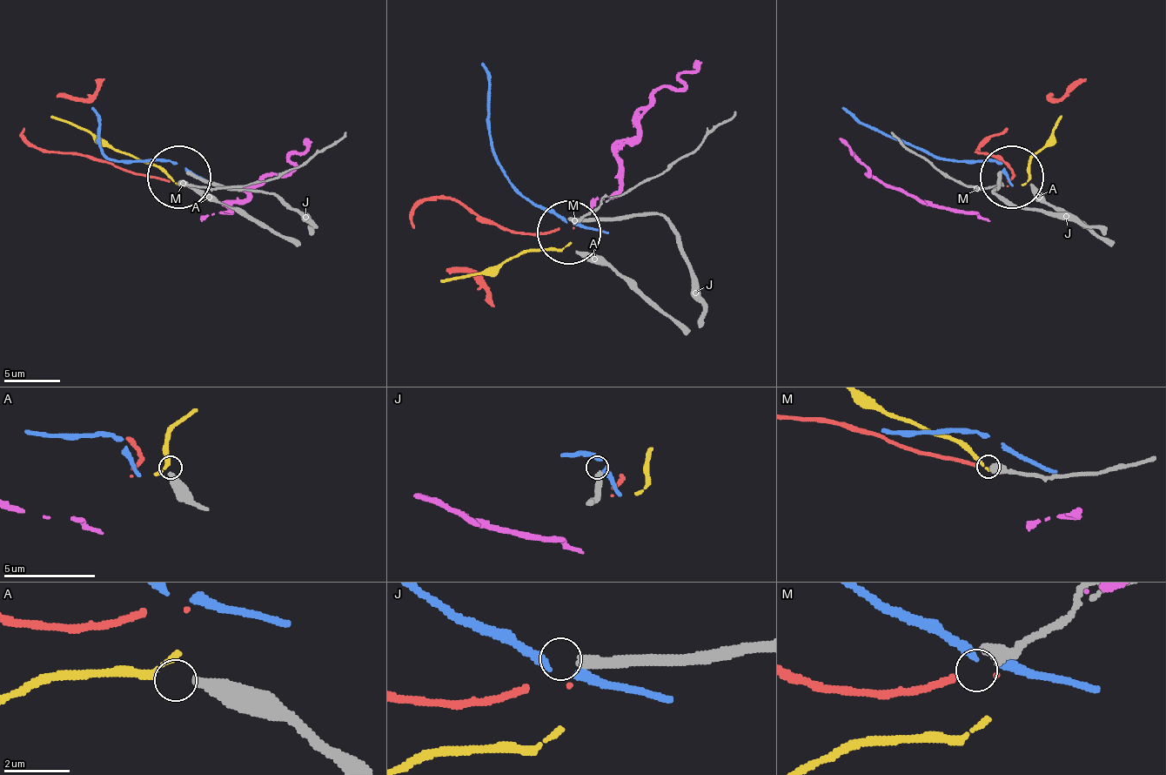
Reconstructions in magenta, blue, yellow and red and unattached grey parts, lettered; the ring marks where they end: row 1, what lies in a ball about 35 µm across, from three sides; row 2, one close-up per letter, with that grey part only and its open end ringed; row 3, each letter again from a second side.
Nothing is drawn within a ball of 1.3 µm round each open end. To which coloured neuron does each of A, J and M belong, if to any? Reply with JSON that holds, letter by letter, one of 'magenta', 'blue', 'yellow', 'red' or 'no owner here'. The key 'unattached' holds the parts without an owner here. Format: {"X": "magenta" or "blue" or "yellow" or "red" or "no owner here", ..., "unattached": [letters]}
{"A": "no owner here", "J": "no owner here", "M": "red", "unattached": ["A", "J"]}

